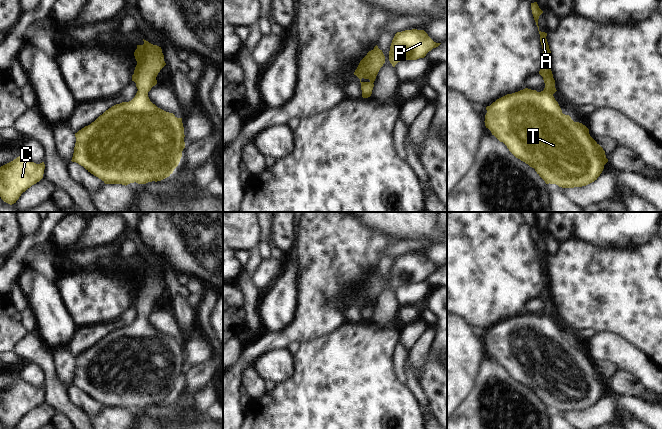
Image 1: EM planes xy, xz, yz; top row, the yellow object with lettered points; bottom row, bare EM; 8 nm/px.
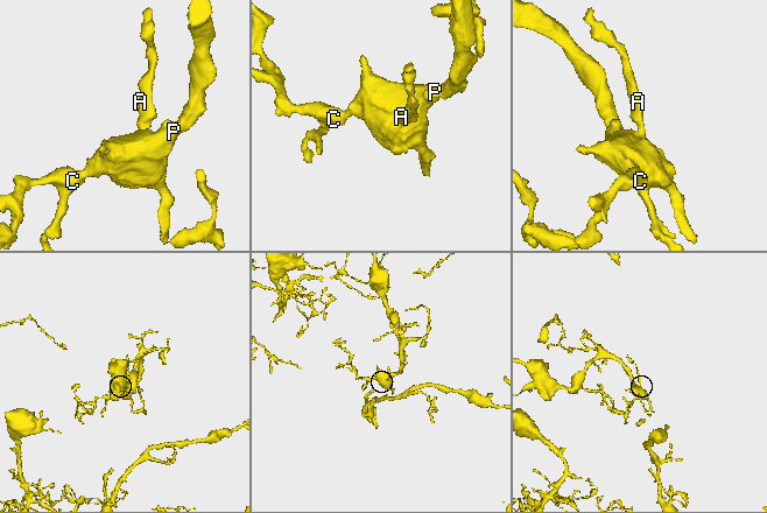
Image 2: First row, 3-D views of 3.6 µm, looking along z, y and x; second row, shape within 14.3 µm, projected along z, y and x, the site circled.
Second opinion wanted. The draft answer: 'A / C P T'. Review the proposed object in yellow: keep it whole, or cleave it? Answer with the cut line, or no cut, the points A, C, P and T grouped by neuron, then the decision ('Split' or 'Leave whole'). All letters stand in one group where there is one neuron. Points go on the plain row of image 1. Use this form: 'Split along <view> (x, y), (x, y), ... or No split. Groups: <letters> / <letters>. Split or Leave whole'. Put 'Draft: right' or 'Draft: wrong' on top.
Draft: wrong
No split. Groups: A C P T. Leave whole.

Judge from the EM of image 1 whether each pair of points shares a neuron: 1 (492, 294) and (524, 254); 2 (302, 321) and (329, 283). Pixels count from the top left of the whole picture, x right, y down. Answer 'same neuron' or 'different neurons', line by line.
1: same neuron
2: same neuron

